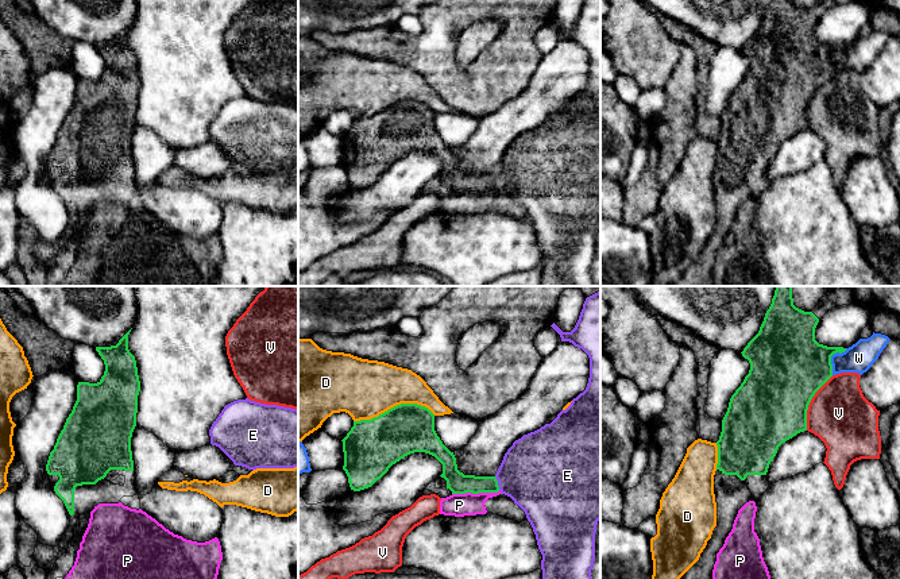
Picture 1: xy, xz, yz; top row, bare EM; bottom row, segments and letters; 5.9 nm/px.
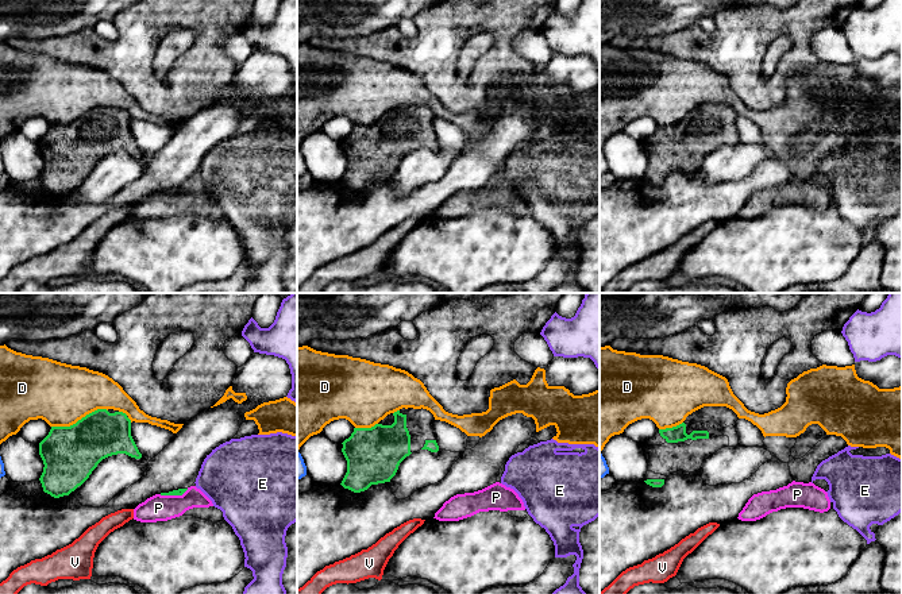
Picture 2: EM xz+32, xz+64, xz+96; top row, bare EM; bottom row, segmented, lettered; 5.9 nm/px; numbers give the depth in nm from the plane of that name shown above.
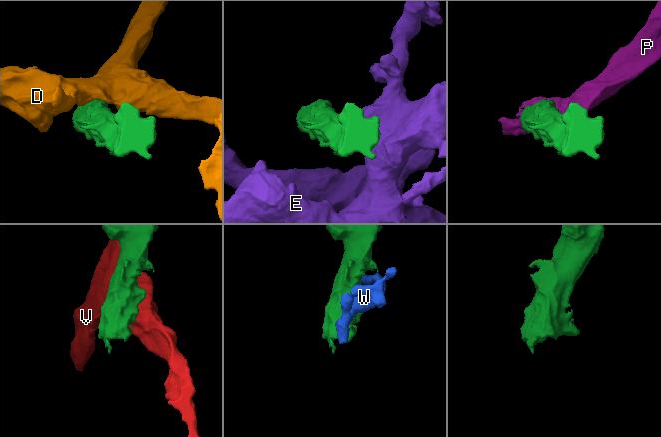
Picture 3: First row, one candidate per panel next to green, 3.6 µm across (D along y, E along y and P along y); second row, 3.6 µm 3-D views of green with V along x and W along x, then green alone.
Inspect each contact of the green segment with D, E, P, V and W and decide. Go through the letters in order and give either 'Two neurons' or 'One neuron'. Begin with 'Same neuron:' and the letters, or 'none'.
Same neuron: none
D: Two neurons
E: Two neurons
P: Two neurons
V: Two neurons
W: Two neurons

